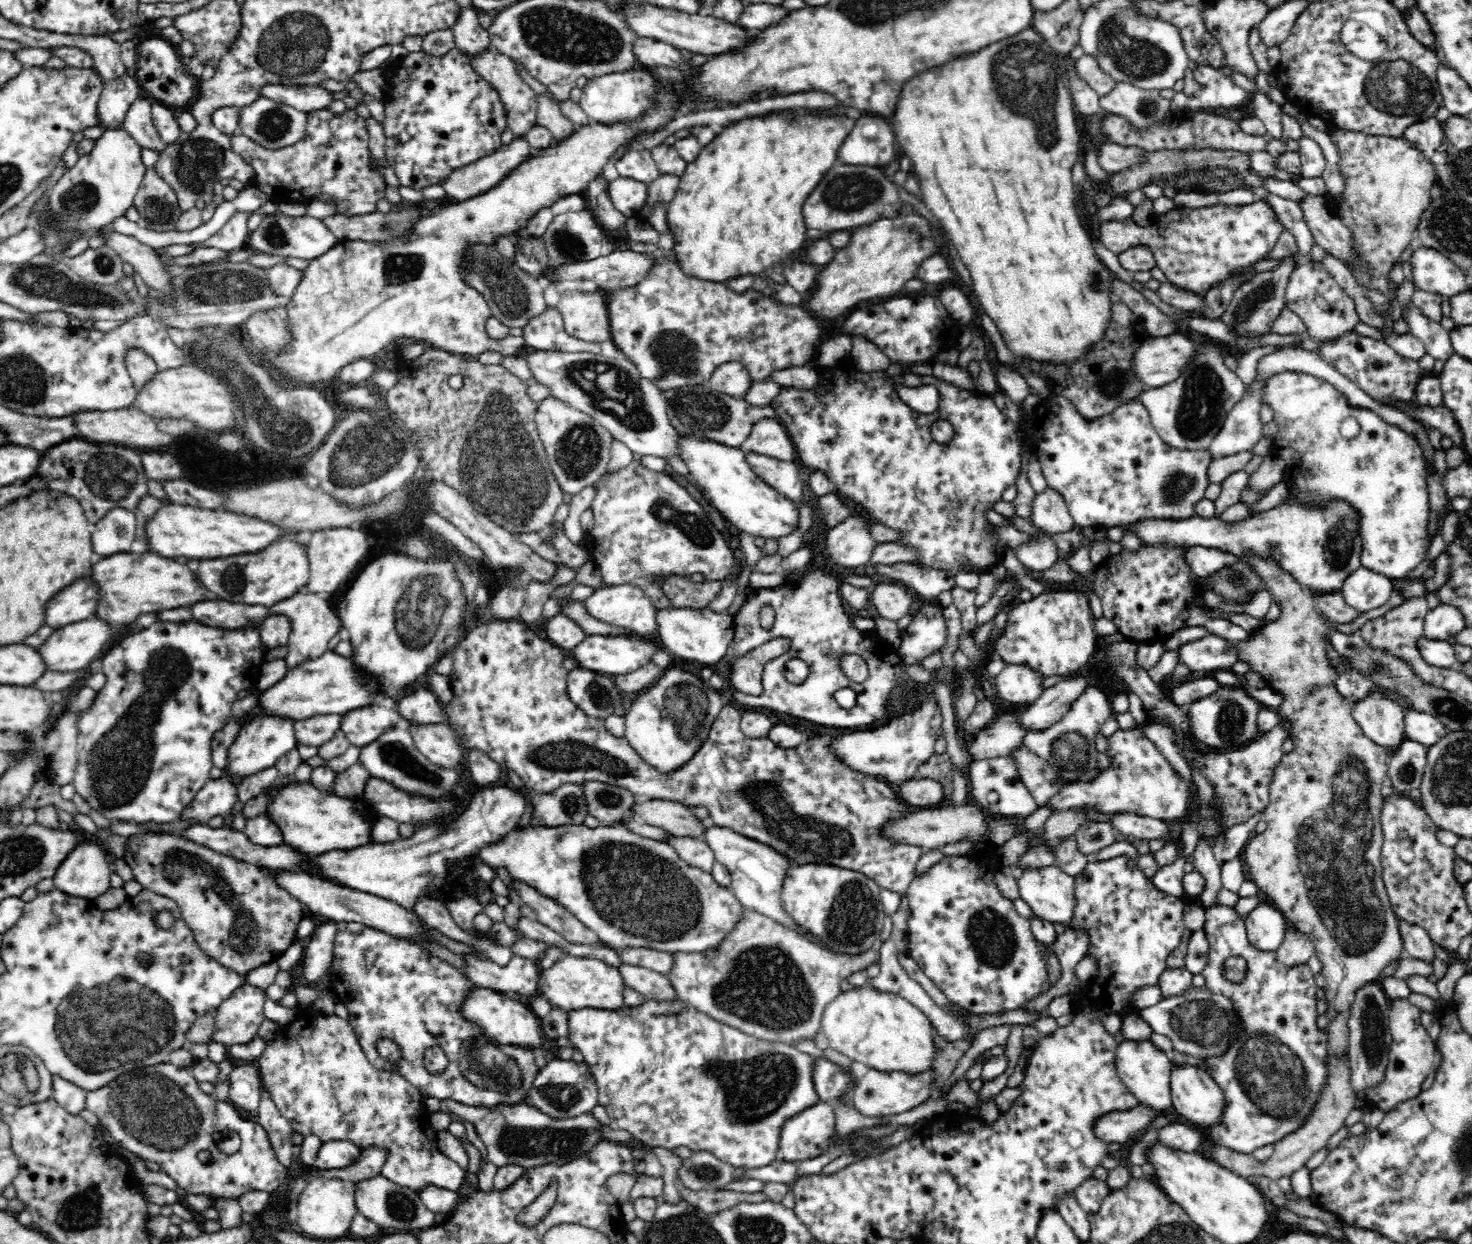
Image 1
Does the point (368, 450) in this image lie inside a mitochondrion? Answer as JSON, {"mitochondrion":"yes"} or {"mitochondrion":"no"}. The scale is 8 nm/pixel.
{"mitochondrion":"yes"}

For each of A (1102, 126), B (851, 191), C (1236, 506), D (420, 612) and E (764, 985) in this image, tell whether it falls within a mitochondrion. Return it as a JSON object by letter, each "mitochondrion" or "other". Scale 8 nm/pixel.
{"A":"other","B":"mitochondrion","C":"other","D":"mitochondrion","E":"mitochondrion"}

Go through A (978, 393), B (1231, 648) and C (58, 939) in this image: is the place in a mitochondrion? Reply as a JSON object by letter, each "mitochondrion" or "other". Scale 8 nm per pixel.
{"A":"other","B":"other","C":"other"}

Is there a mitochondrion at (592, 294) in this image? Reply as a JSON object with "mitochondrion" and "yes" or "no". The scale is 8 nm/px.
{"mitochondrion":"no"}

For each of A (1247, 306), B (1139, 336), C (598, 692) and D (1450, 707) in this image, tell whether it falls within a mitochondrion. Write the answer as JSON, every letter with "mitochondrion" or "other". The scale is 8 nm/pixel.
{"A":"mitochondrion","B":"other","C":"mitochondrion","D":"mitochondrion"}

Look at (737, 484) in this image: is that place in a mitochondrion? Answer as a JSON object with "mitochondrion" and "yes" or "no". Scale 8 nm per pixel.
{"mitochondrion":"no"}

